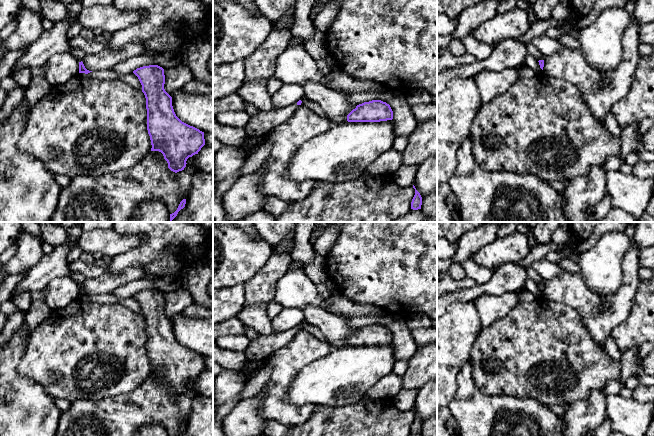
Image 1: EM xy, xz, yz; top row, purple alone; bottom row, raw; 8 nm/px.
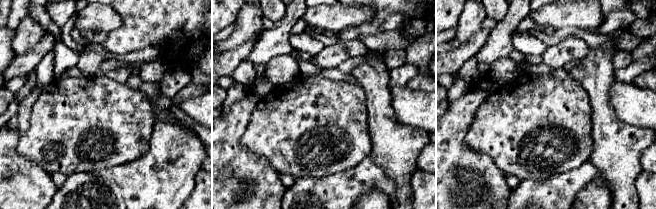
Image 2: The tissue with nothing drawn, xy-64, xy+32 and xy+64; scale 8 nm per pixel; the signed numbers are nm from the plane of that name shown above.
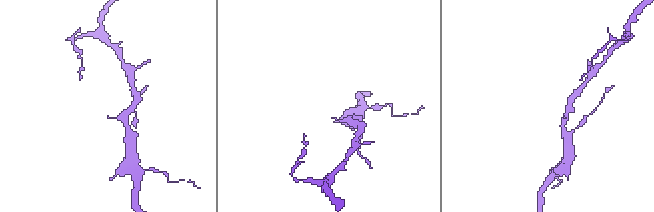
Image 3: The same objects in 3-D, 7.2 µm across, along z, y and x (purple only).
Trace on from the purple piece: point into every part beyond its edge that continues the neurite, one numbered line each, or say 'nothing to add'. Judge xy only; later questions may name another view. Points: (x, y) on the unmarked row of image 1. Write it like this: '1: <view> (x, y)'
nothing to add

